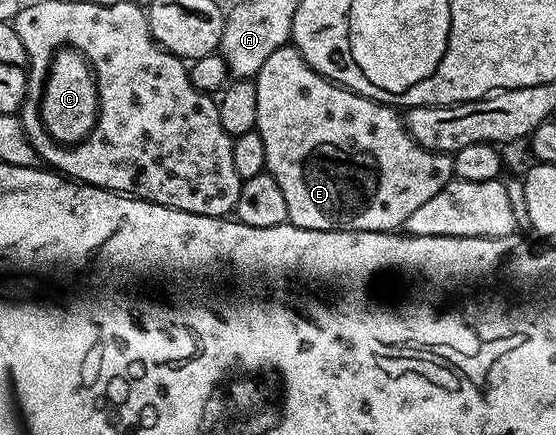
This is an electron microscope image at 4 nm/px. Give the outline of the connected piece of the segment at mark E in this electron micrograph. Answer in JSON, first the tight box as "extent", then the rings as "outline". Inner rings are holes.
{"extent":[255,45,454,233],"outline":[[[292,45],[275,49],[275,53],[271,53],[267,61],[263,61],[263,69],[259,69],[255,82],[259,97],[259,113],[255,130],[259,133],[259,137],[263,137],[263,146],[267,152],[265,169],[275,181],[275,185],[279,185],[279,190],[283,192],[283,201],[287,201],[288,222],[294,227],[311,231],[388,231],[393,233],[404,228],[407,217],[411,217],[411,213],[415,213],[419,205],[431,201],[431,197],[435,197],[435,193],[439,193],[439,189],[446,187],[449,180],[454,178],[452,154],[428,151],[426,147],[421,147],[406,131],[404,118],[390,104],[376,103],[373,99],[357,95],[346,87],[340,87],[339,84],[324,79],[319,72],[307,65],[307,61]]]}

